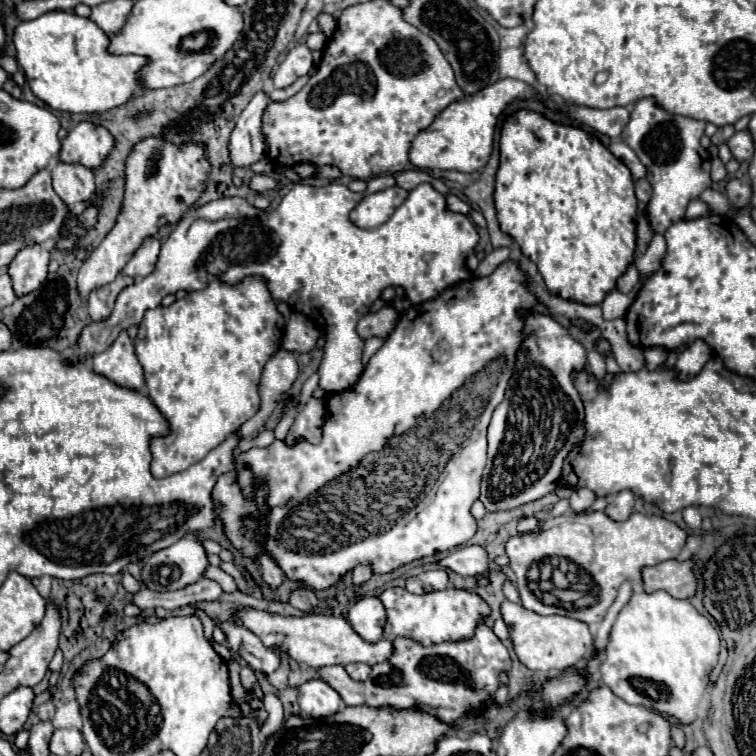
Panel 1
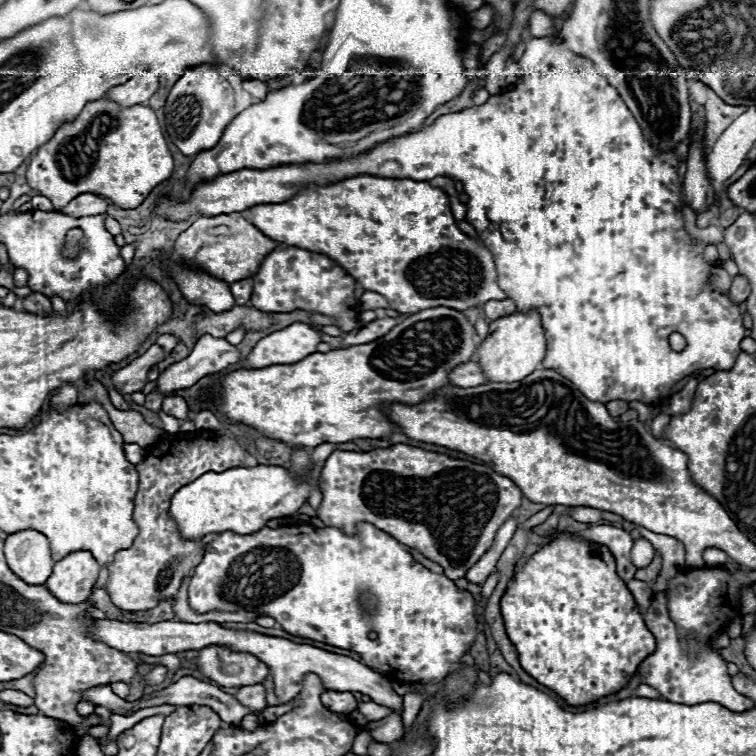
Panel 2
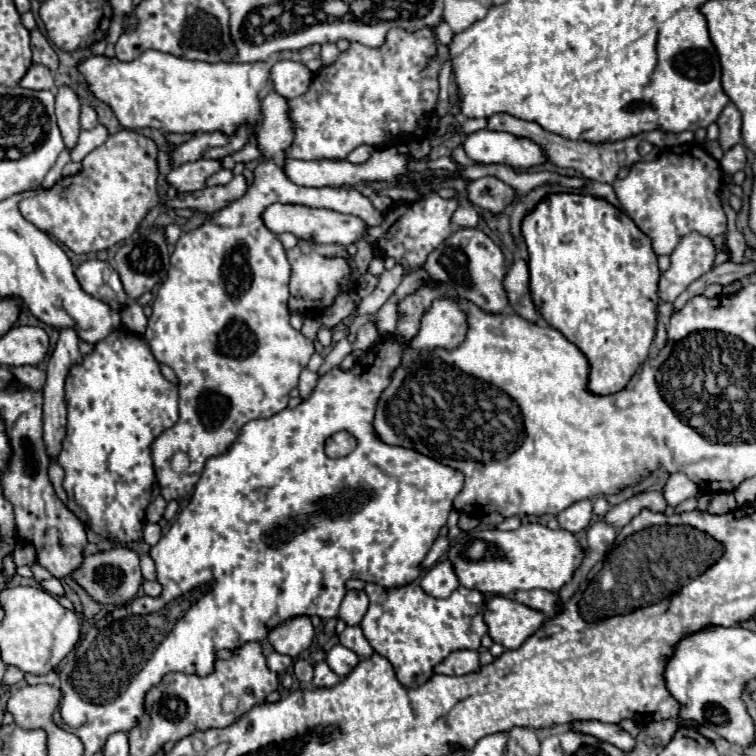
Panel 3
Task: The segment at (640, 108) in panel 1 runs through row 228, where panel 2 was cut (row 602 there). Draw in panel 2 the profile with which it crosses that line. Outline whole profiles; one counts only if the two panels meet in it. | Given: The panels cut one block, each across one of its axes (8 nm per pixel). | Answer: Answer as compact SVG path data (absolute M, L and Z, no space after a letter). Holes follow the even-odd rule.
M660 592L652 600L652 606L648 608L648 612L644 614L646 626L656 636L658 646L656 646L656 652L650 654L638 668L638 674L642 676L642 680L648 686L656 688L670 702L684 702L688 706L704 704L704 702L720 702L722 706L726 706L728 710L734 710L734 712L744 712L744 710L752 708L754 706L752 698L748 698L732 688L730 676L726 670L726 662L722 660L720 652L694 648L692 658L686 654L686 646L676 636L676 626L668 616L666 604L668 604L668 598L664 592ZM732 692L736 692L736 694L732 694Z

